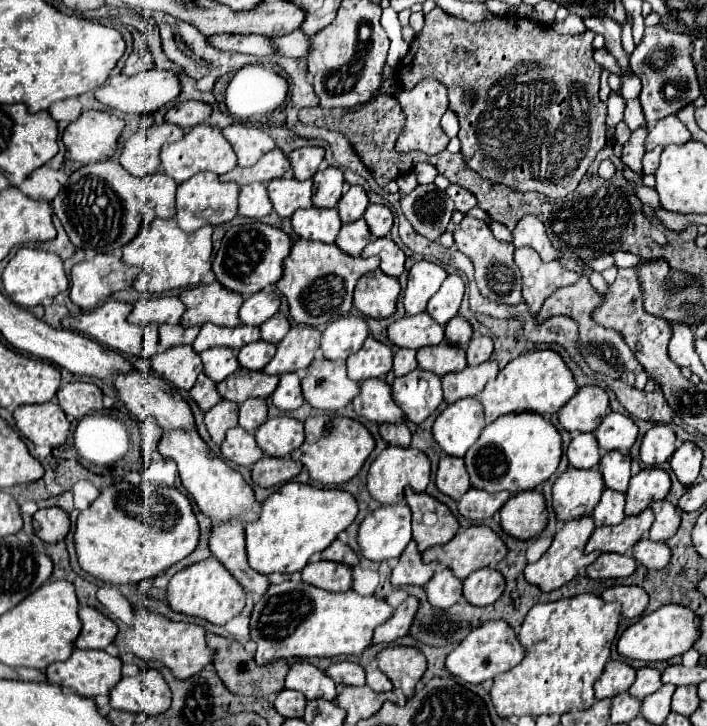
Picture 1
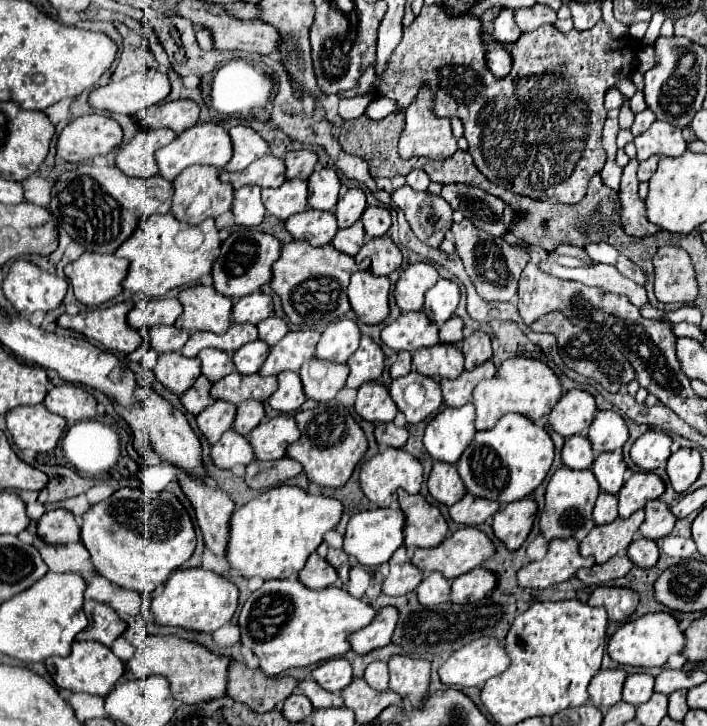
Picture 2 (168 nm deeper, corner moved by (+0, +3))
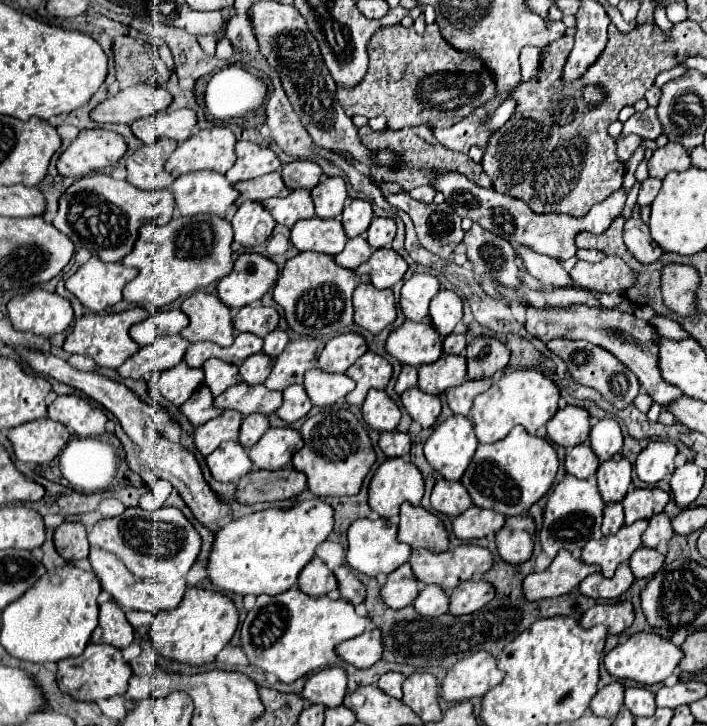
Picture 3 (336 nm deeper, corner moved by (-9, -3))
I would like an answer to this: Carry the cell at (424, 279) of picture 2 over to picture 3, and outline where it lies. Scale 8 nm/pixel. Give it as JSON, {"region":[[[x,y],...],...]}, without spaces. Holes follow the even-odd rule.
{"region":[[[414,273],[402,285],[400,309],[410,321],[424,321],[428,317],[428,305],[434,293],[440,291],[440,283],[430,273]]]}

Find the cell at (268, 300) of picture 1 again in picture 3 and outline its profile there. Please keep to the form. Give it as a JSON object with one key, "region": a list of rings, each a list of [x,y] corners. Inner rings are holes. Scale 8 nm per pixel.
{"region":[[[246,305],[238,311],[234,319],[234,327],[238,331],[248,331],[258,337],[266,337],[270,331],[278,327],[278,311],[274,307],[264,305]]]}

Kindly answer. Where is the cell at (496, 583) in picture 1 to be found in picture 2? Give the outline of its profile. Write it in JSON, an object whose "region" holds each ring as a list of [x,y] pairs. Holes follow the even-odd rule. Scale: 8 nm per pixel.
{"region":[[[475,567],[469,573],[457,577],[451,583],[451,601],[453,603],[473,603],[485,599],[495,589],[497,579],[485,567]]]}

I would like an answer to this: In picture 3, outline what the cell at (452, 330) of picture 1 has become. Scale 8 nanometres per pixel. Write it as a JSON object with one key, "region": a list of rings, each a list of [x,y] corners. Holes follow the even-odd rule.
{"region":[[[450,333],[448,337],[444,337],[444,353],[454,353],[460,355],[466,349],[466,335],[464,333]]]}

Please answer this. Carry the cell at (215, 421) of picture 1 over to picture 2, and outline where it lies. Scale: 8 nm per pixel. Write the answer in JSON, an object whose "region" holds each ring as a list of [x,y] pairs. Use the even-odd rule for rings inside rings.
{"region":[[[215,401],[211,407],[197,415],[197,427],[211,445],[217,443],[219,437],[233,427],[235,409],[237,407],[227,401]]]}

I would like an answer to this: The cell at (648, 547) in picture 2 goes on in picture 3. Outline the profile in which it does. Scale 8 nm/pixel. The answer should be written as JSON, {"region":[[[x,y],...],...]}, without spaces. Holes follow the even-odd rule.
{"region":[[[638,547],[630,557],[630,569],[636,579],[652,577],[664,565],[664,555],[650,547]]]}

